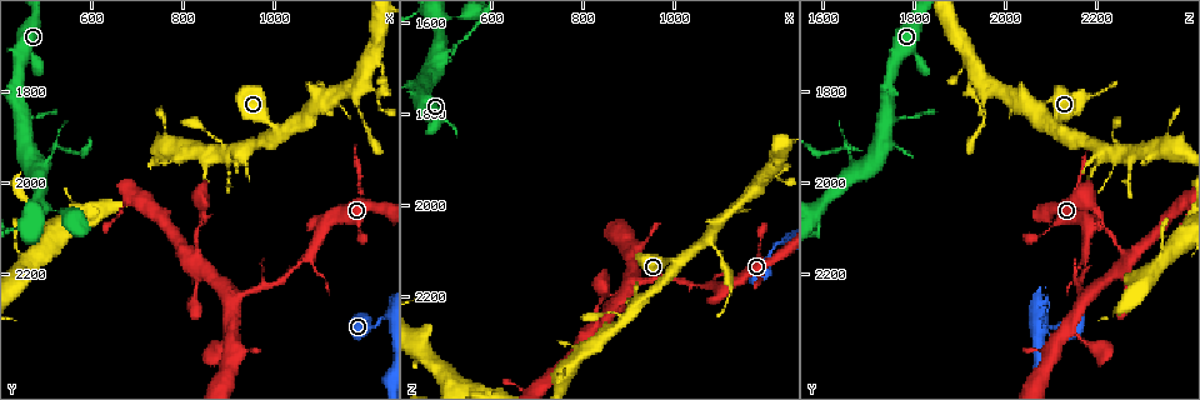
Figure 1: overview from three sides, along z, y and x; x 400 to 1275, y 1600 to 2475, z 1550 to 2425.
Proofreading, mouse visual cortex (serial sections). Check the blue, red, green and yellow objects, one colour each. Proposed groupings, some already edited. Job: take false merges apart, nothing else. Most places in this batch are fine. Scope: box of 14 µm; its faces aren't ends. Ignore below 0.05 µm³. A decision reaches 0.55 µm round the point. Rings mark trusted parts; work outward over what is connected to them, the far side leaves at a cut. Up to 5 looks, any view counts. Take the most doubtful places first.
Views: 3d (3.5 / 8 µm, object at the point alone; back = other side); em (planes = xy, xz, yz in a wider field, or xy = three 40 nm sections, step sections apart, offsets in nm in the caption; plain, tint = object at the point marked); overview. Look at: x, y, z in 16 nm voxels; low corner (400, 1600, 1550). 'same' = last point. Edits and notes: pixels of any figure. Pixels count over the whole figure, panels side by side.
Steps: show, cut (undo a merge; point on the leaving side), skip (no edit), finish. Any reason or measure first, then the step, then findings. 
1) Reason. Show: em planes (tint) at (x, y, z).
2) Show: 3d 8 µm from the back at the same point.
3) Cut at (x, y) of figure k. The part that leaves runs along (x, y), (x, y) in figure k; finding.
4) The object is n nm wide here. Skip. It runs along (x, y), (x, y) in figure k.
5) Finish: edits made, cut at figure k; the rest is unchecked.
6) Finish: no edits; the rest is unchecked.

Three arms meet. Show: 3d 3.5 µm at (455, 1855, 1755).

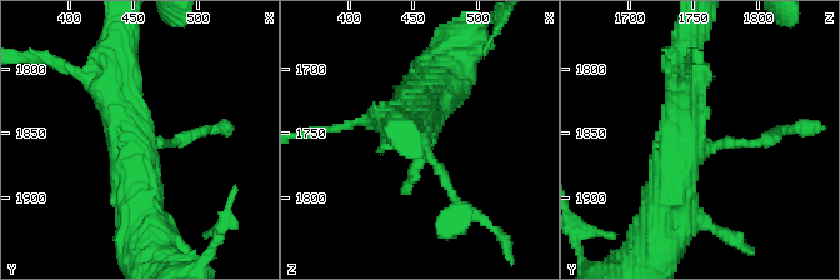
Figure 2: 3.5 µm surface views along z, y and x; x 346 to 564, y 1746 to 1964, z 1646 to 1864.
Show: em xy step 3 (tint) at (458, 1858, 1758).

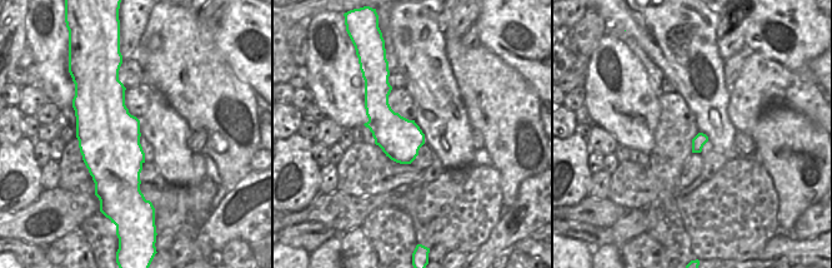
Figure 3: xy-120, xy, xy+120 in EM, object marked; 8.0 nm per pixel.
Skip. It runs along (681, 110), (681, 156), (644, 260) in figure 2; continuous, no second cell.

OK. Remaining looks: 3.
Sharp bend. Show: 3d 3.5 µm at (520, 1920, 1650).

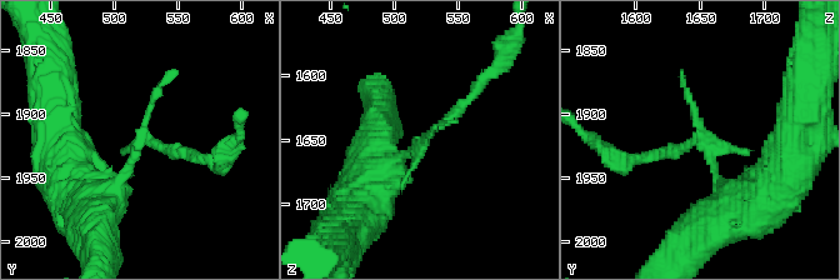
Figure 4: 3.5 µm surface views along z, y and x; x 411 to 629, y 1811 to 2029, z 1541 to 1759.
Shape alone is not enough. Show: em xy step 3 (tint) at (520, 1918, 1652).

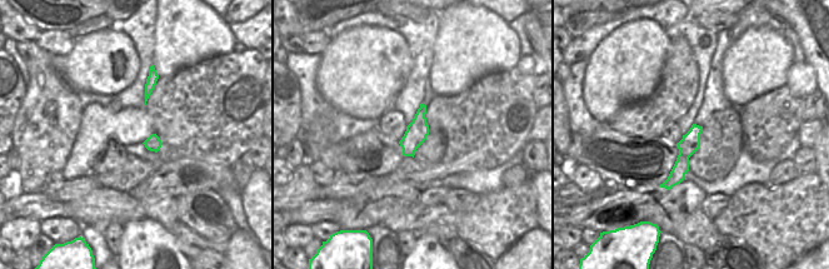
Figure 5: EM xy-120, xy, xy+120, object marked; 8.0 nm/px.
Cut at (463, 103) of figure 4. The part that leaves runs along (449, 119), (503, 64), (510, 41) in figure 4; two cells meet here.

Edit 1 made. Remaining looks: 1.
Finish: edits made, cut at figure 4; the rest is unchecked.

